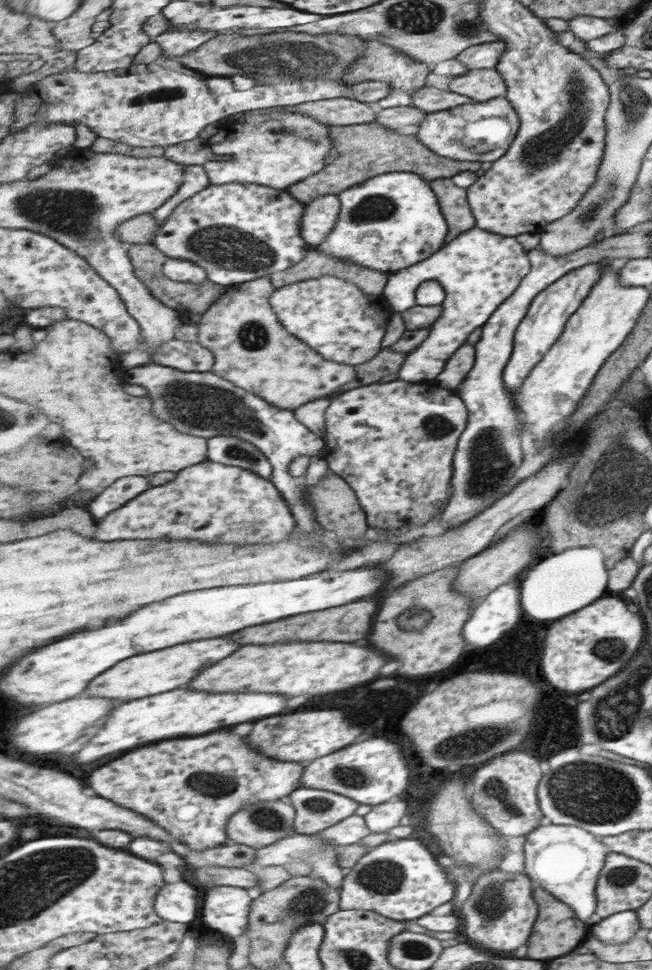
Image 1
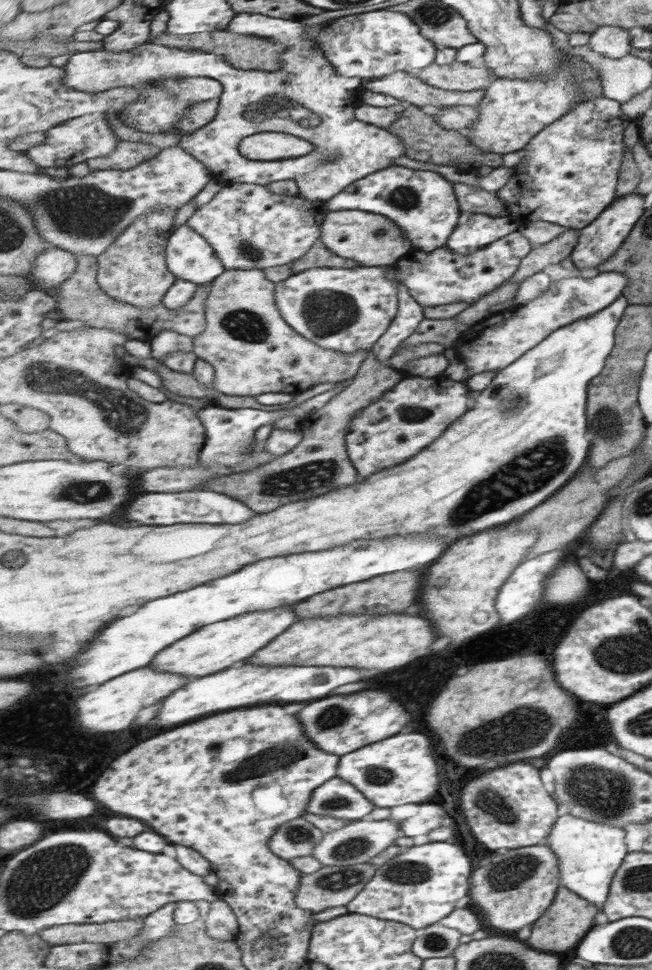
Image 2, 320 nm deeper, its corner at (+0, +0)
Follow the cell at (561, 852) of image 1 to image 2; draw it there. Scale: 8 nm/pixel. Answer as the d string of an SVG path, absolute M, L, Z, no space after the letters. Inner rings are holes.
M571 814L560 816L547 844L560 858L562 886L594 902L601 910L608 902L617 871L630 853L625 844L625 834L627 832L617 825L601 824L601 821L590 821Z

